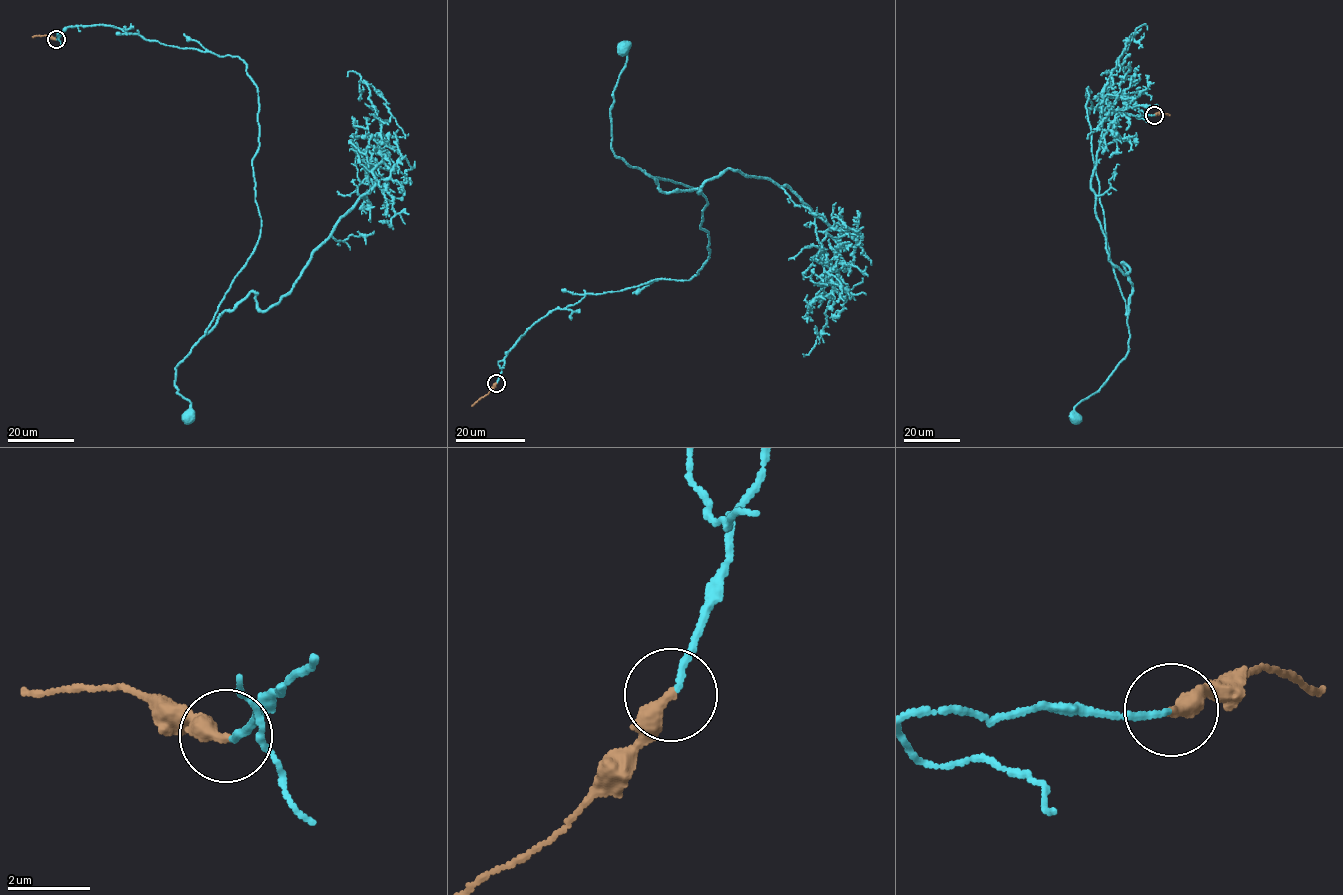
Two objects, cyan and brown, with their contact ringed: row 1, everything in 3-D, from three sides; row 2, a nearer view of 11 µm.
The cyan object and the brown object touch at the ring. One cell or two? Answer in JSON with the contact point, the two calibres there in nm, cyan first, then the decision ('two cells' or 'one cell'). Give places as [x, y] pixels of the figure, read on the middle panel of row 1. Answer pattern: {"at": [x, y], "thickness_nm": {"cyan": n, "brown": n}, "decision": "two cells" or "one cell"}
{"at": [496, 383], "thickness_nm": {"cyan": 130, "brown": 380}, "decision": "one cell"}

